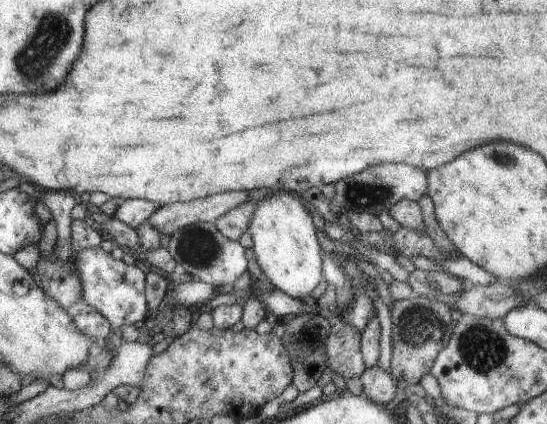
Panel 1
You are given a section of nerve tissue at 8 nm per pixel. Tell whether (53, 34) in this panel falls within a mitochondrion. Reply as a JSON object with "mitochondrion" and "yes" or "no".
{"mitochondrion":"yes"}

